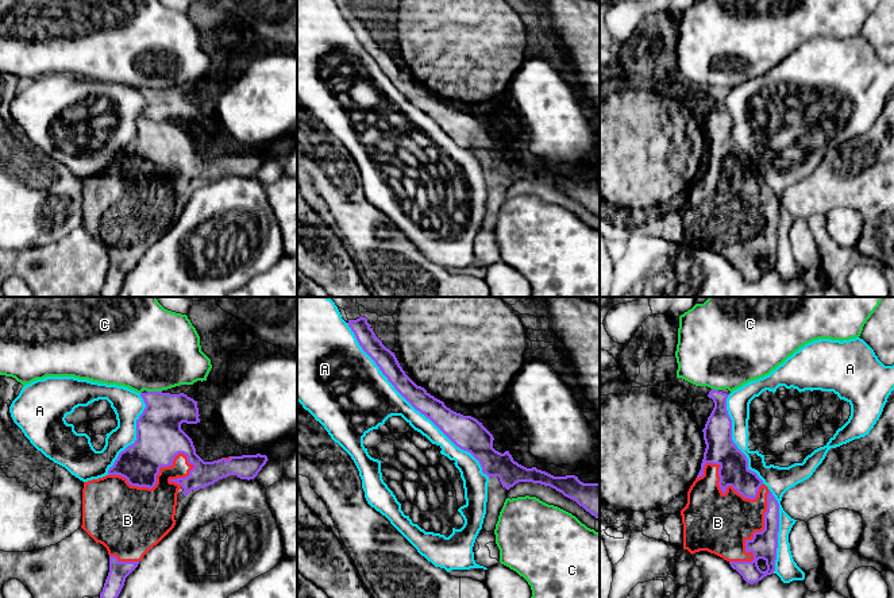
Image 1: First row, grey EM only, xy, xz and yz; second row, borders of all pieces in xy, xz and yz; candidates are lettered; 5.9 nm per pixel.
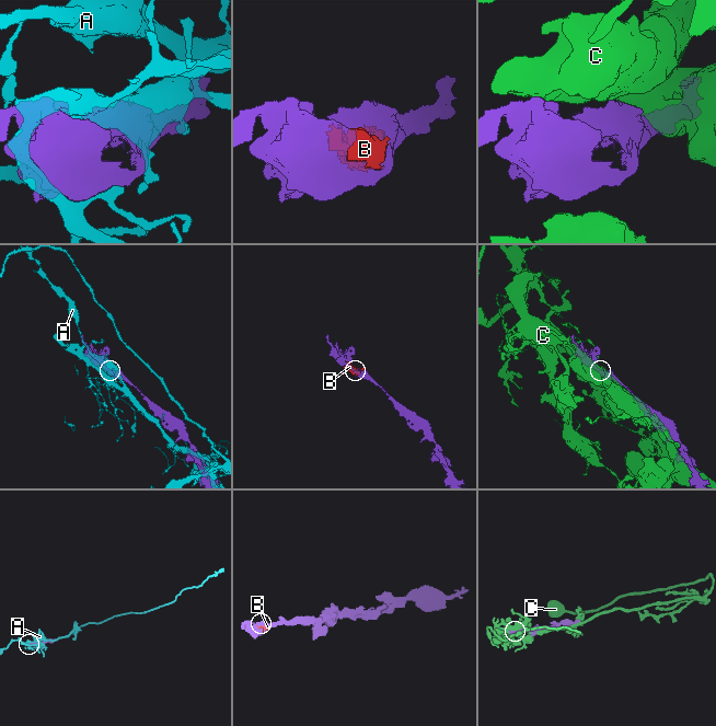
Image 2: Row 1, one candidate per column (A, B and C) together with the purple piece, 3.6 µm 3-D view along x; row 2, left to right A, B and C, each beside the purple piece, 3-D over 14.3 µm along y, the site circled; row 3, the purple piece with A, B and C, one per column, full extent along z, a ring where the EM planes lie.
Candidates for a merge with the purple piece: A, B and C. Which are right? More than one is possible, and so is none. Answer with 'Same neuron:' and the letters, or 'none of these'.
Same neuron: B

